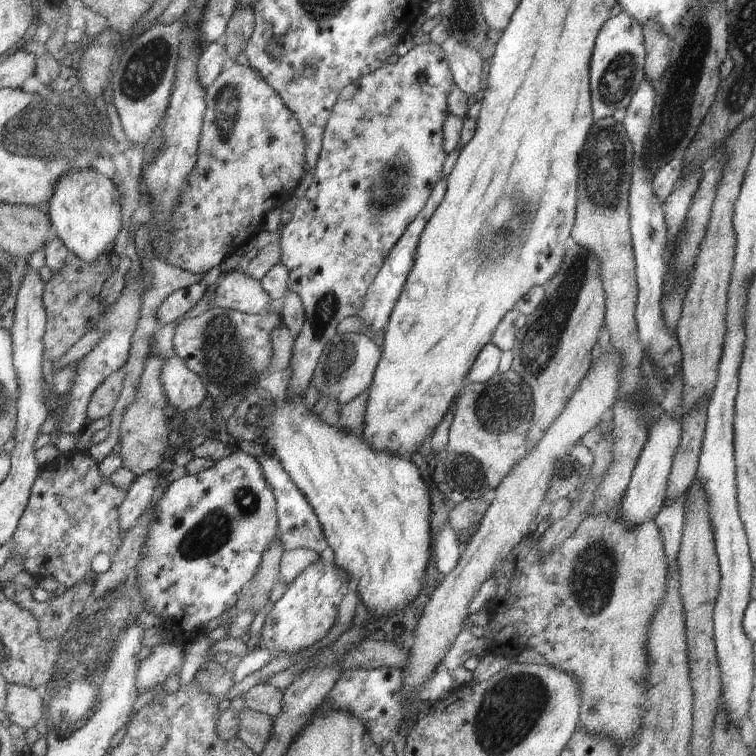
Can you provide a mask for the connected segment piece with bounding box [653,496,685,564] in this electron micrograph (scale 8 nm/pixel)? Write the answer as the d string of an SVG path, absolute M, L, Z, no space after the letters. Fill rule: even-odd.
M677 496L675 500L665 502L661 510L657 512L657 516L653 518L653 522L656 522L660 529L667 564L676 562L677 554L679 554L684 519L683 500L685 500L684 496Z

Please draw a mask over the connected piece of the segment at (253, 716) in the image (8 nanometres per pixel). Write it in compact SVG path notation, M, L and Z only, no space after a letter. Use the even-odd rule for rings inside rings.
M248 709L241 710L241 726L238 737L258 755L266 748L273 736L274 719L263 712Z

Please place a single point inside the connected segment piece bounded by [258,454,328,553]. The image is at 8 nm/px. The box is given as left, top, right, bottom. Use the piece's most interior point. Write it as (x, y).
(300, 527)

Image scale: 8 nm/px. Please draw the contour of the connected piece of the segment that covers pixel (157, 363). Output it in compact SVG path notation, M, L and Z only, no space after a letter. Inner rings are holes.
M148 352L136 396L133 403L126 408L120 424L119 440L122 449L119 453L123 458L123 467L129 469L136 477L158 470L172 452L172 447L167 445L169 432L165 408L168 404L168 395L165 394L164 382L161 382L165 361L155 352Z

